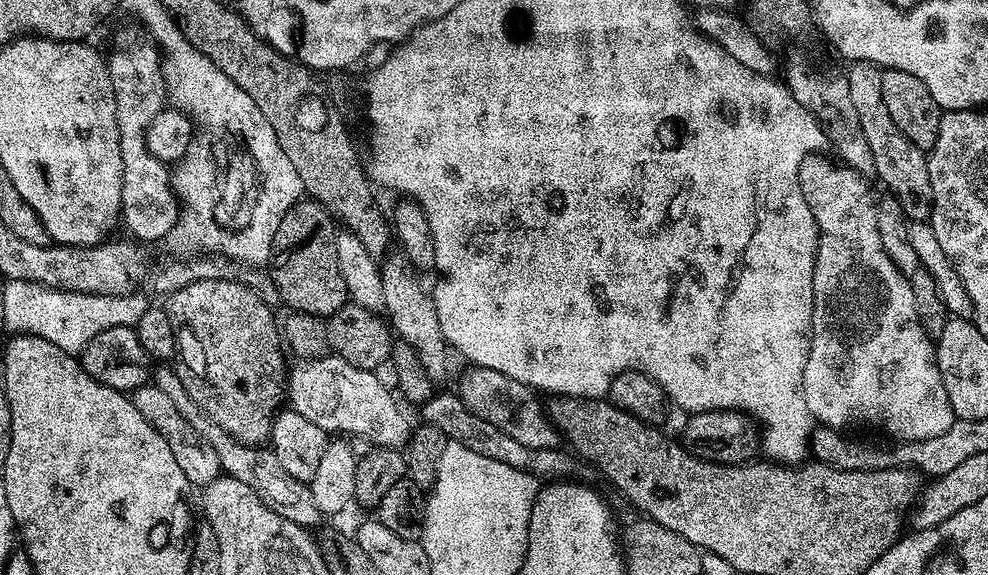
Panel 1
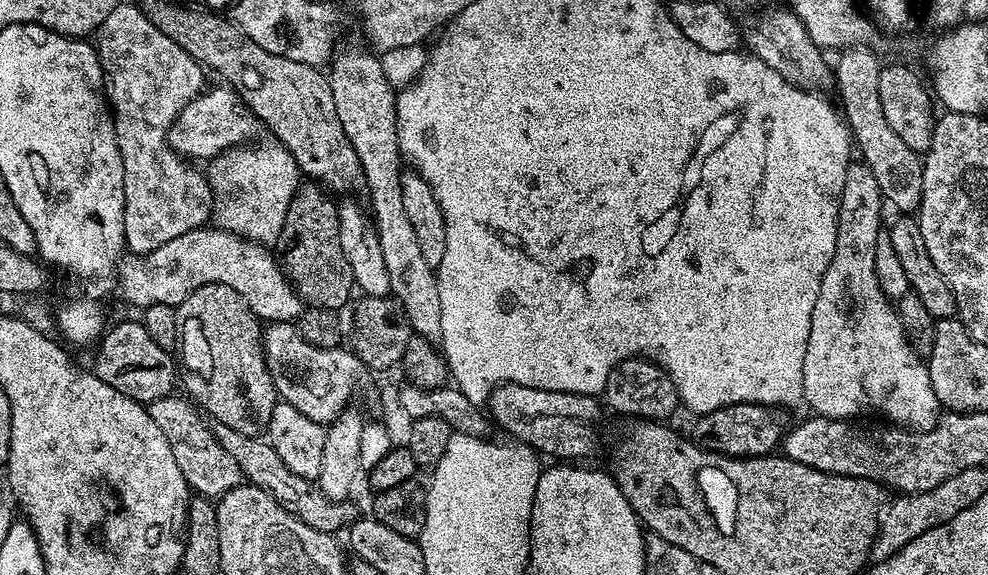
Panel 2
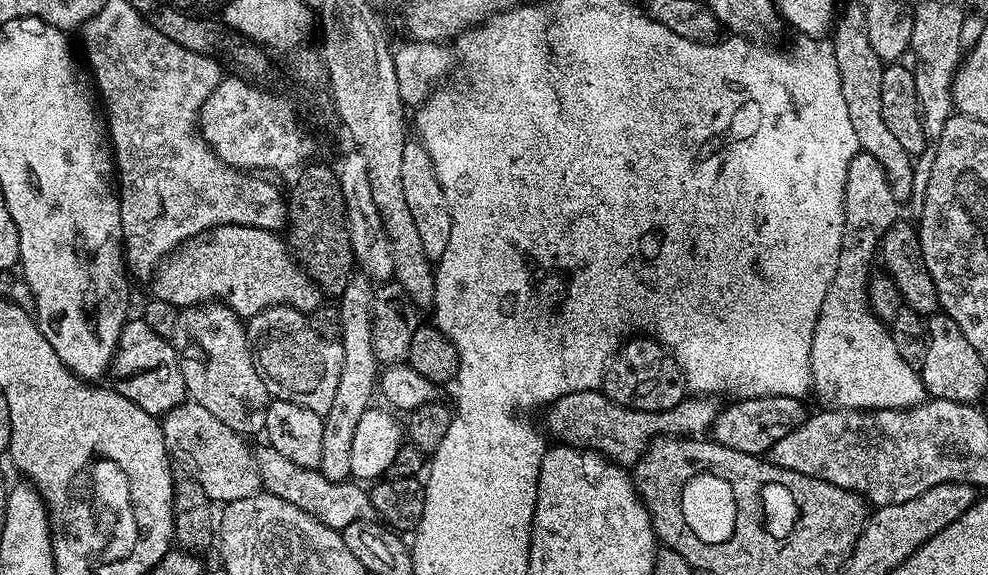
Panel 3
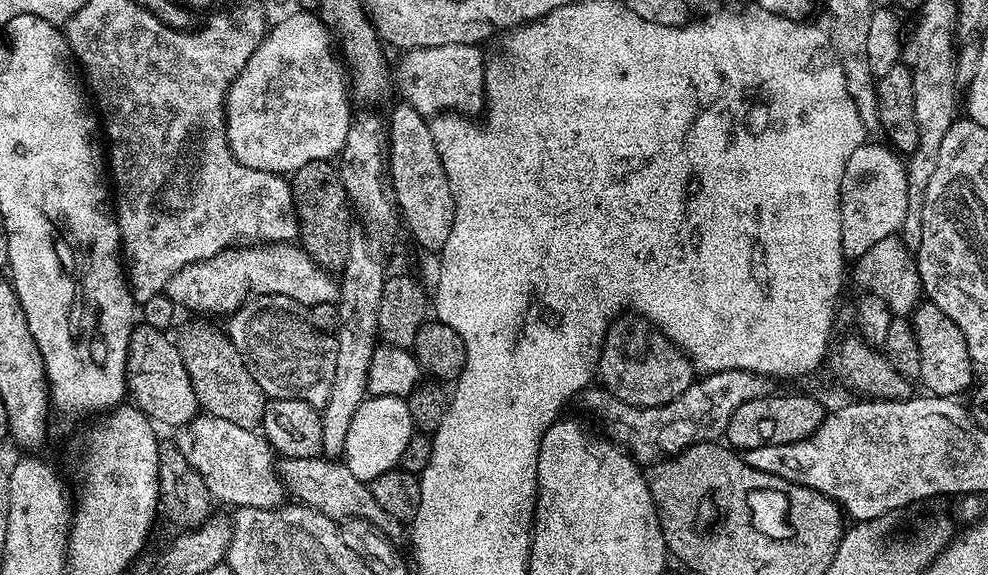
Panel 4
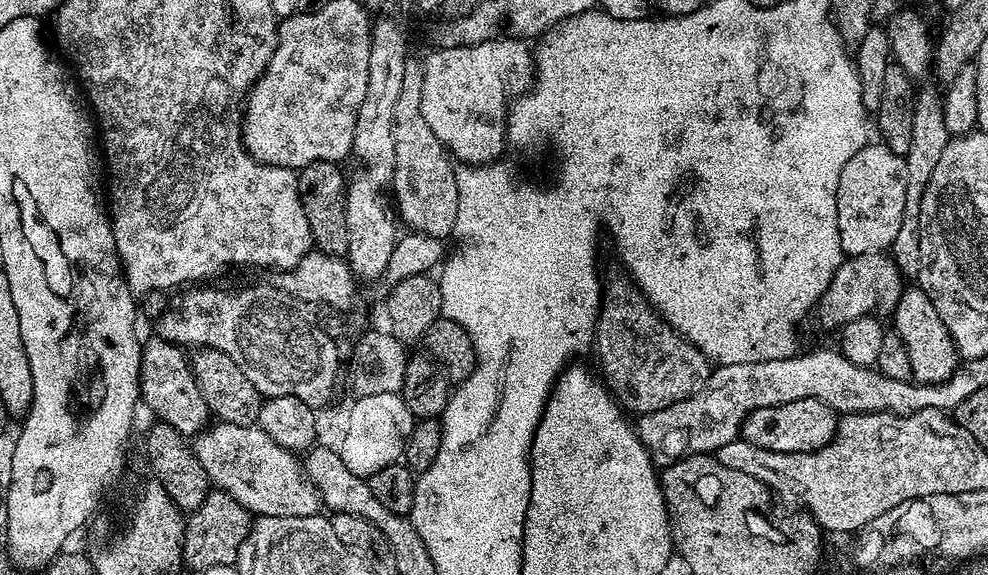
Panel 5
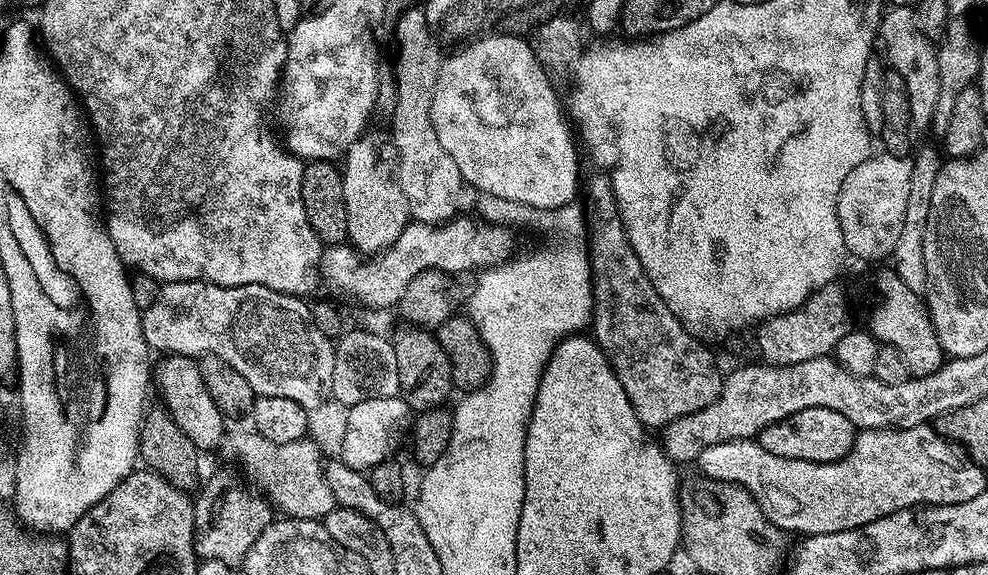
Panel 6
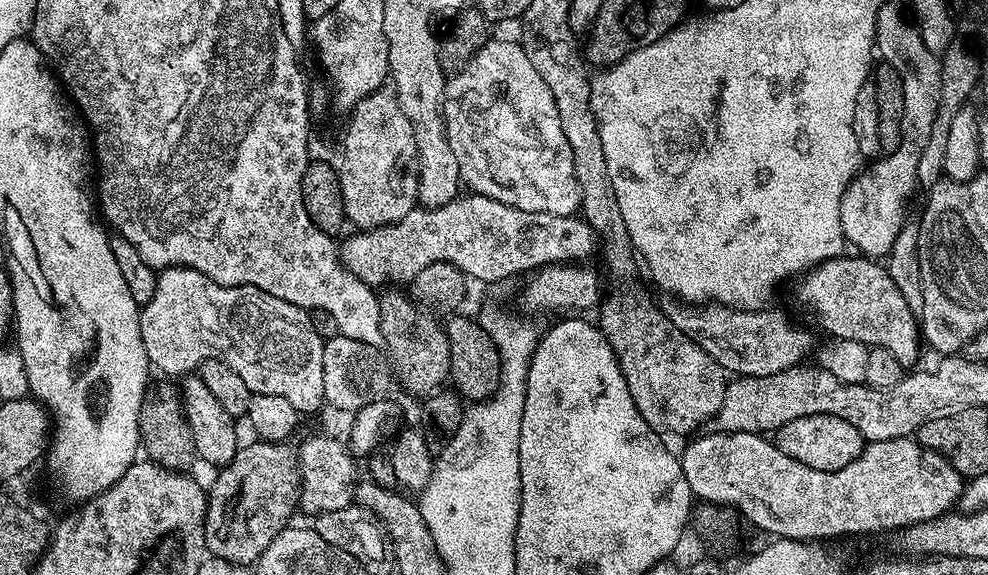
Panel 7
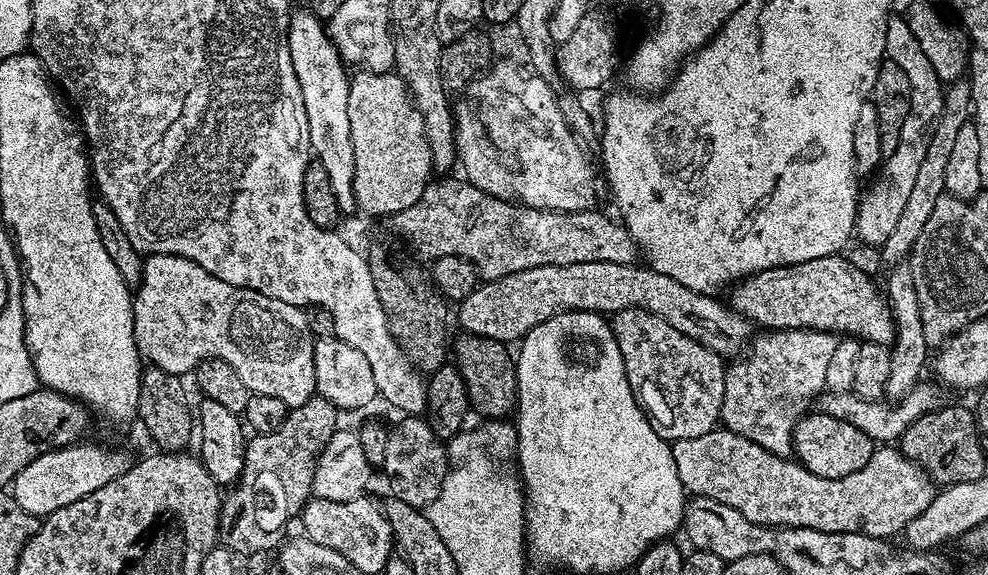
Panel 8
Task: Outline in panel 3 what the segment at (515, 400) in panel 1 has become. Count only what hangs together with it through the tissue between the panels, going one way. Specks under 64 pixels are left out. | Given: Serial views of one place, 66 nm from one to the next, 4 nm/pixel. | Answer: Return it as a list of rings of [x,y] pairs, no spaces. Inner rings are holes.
[[[578,390],[574,394],[562,394],[562,398],[547,405],[543,427],[551,439],[553,436],[553,441],[598,452],[621,466],[635,466],[652,441],[661,436],[703,437],[716,421],[718,404],[712,400],[715,399],[708,394],[692,394],[670,410],[647,412],[622,406],[600,390]]]

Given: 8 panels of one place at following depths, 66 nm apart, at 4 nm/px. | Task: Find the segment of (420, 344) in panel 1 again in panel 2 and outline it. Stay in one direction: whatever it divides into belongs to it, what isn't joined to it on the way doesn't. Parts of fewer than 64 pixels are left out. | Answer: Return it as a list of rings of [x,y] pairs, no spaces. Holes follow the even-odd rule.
[[[352,48],[349,52],[335,53],[330,64],[332,72],[328,76],[330,90],[334,94],[334,110],[338,110],[338,122],[342,122],[342,130],[346,130],[346,138],[350,138],[350,146],[354,146],[358,154],[366,188],[368,184],[368,196],[372,199],[370,212],[374,217],[378,242],[382,242],[386,271],[390,274],[390,293],[402,306],[413,333],[424,340],[436,342],[442,334],[442,302],[438,298],[438,282],[430,262],[426,262],[422,255],[414,225],[406,215],[406,205],[402,202],[402,157],[396,129],[396,92],[384,73],[383,59],[375,51],[372,52]]]

